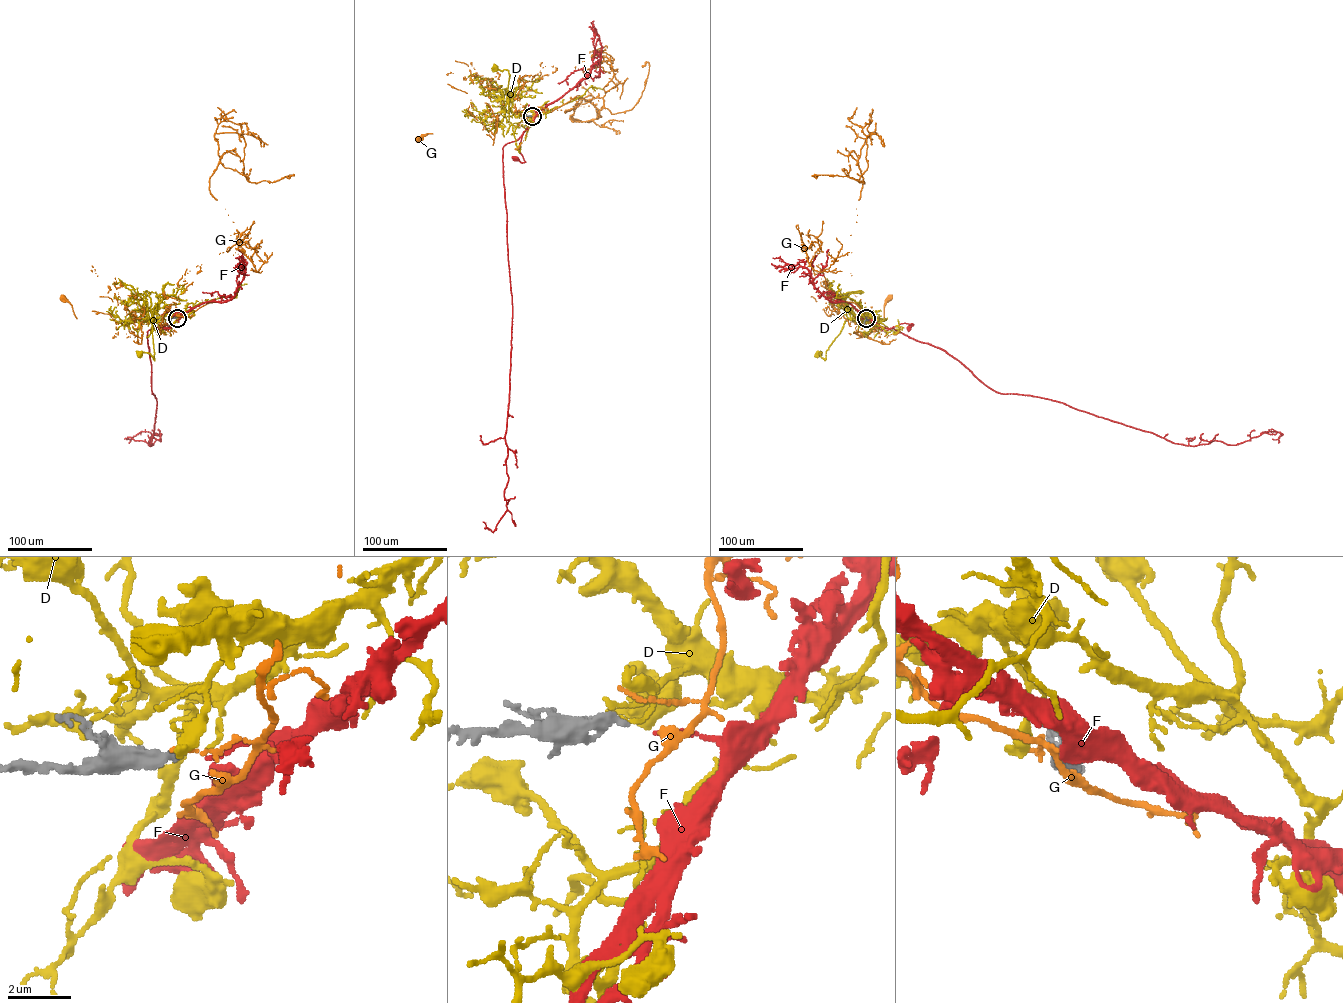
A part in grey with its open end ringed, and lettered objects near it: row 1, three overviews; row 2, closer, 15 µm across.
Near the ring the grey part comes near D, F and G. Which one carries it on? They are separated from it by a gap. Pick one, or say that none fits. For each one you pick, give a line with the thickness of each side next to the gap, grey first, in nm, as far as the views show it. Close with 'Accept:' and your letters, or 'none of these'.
F: 320 nm thick on the grey side, 120 nm on the other
Accept: F

